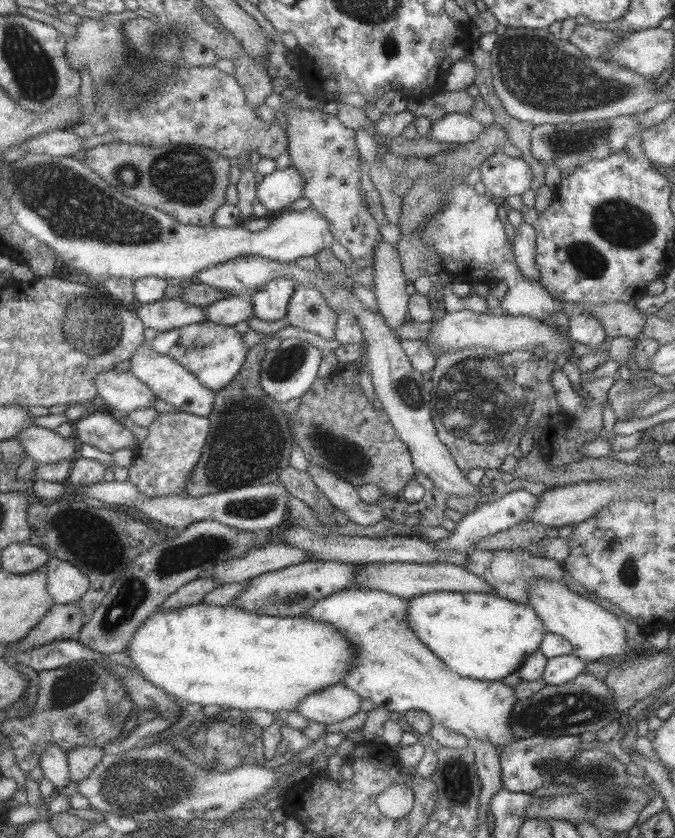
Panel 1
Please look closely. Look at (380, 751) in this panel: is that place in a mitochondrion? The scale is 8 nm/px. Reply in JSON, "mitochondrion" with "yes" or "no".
{"mitochondrion":"no"}

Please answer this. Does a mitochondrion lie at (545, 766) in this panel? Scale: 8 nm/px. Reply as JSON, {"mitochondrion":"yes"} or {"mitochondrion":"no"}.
{"mitochondrion":"yes"}

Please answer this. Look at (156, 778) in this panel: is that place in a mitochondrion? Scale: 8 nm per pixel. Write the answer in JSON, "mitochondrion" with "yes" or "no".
{"mitochondrion":"yes"}

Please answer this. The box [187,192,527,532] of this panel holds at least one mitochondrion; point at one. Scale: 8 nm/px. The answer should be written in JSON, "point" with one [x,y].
{"point":[225,467]}

